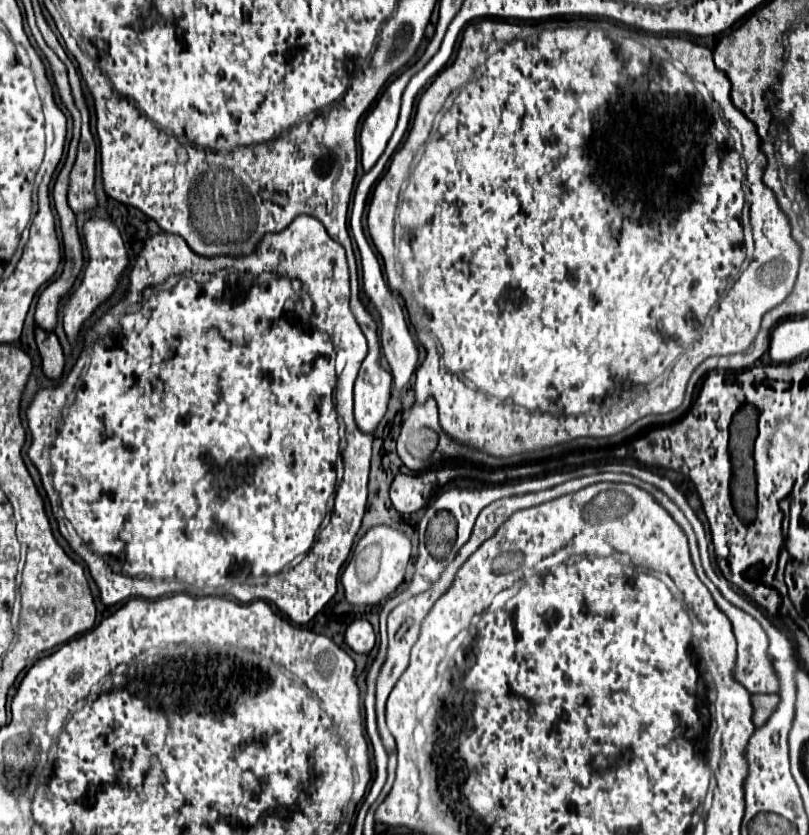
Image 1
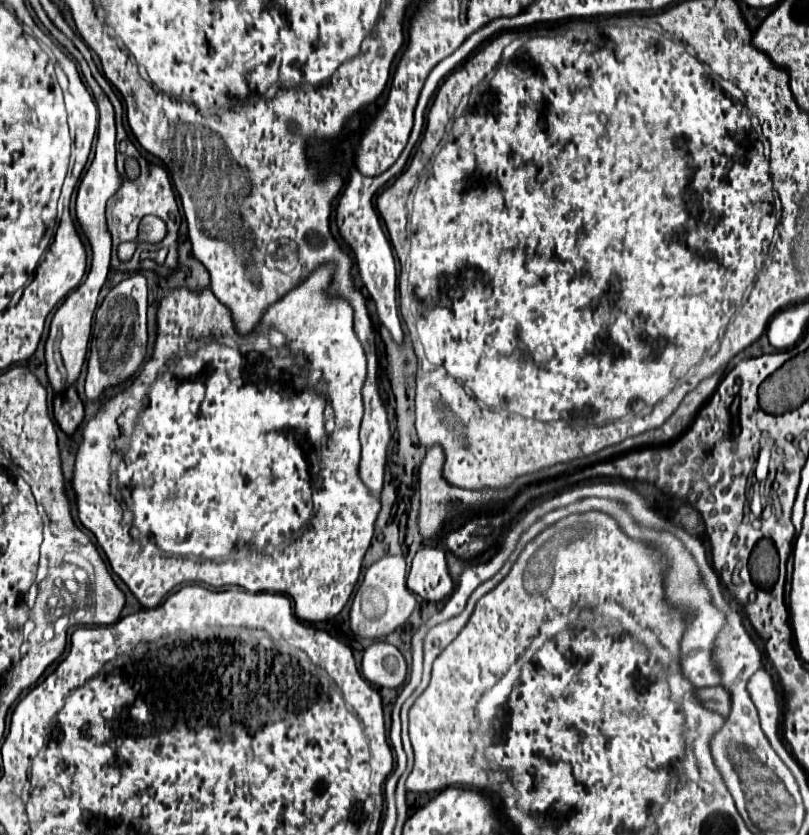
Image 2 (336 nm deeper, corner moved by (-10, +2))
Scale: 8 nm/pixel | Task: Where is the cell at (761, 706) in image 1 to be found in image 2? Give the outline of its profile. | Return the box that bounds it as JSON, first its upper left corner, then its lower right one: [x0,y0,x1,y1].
[697,687,731,717]

